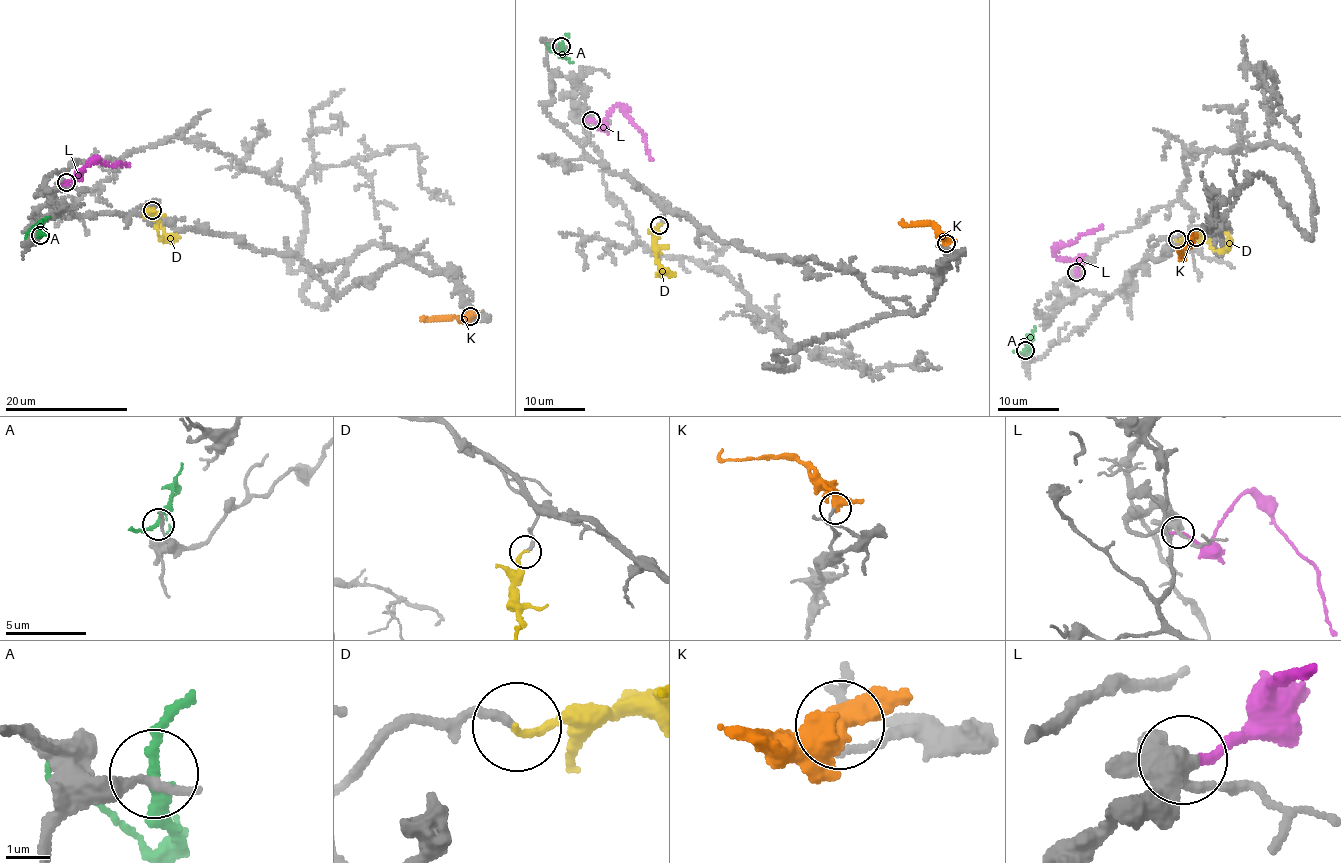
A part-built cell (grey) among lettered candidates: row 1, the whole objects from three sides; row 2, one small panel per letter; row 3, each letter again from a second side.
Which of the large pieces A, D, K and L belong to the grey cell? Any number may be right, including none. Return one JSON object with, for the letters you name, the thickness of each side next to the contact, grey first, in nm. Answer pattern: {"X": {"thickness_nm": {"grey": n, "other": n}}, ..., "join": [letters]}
{"D": {"thickness_nm": {"grey": 200, "other": 160}}, "join": ["D"]}

